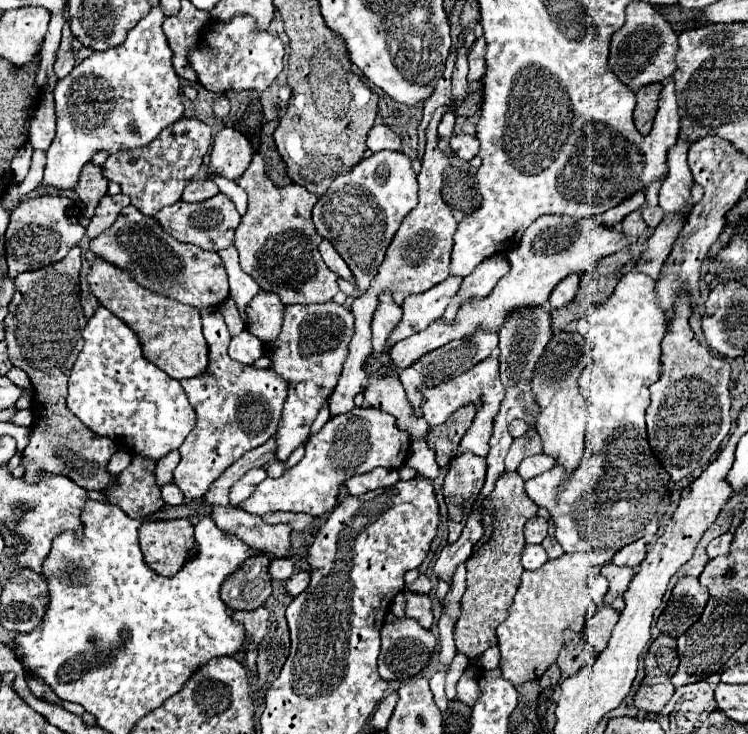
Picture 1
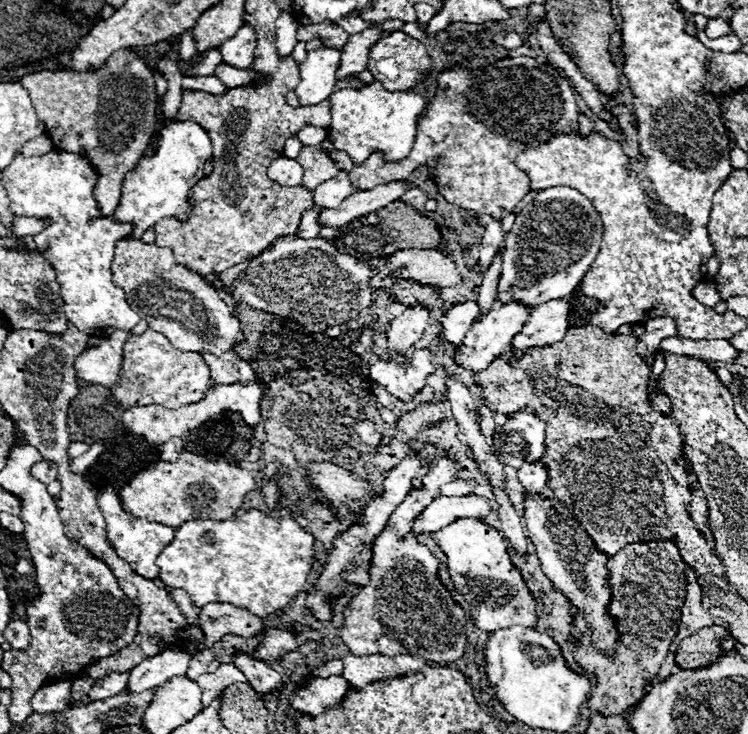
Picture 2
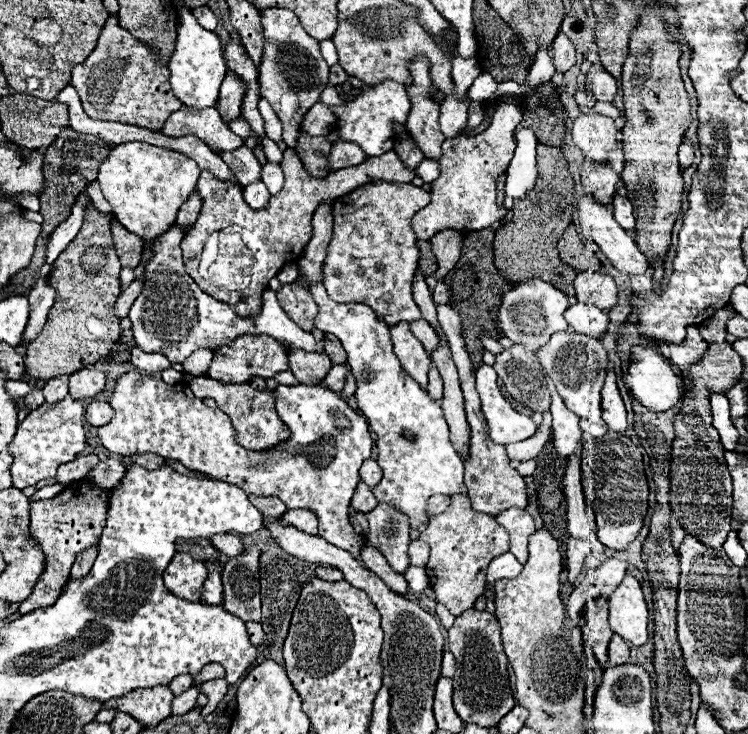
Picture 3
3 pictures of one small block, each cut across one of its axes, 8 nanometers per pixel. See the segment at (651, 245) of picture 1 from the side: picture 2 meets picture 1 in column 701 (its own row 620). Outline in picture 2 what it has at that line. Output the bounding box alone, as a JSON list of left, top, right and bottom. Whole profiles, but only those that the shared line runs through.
[128,580,204,692]

